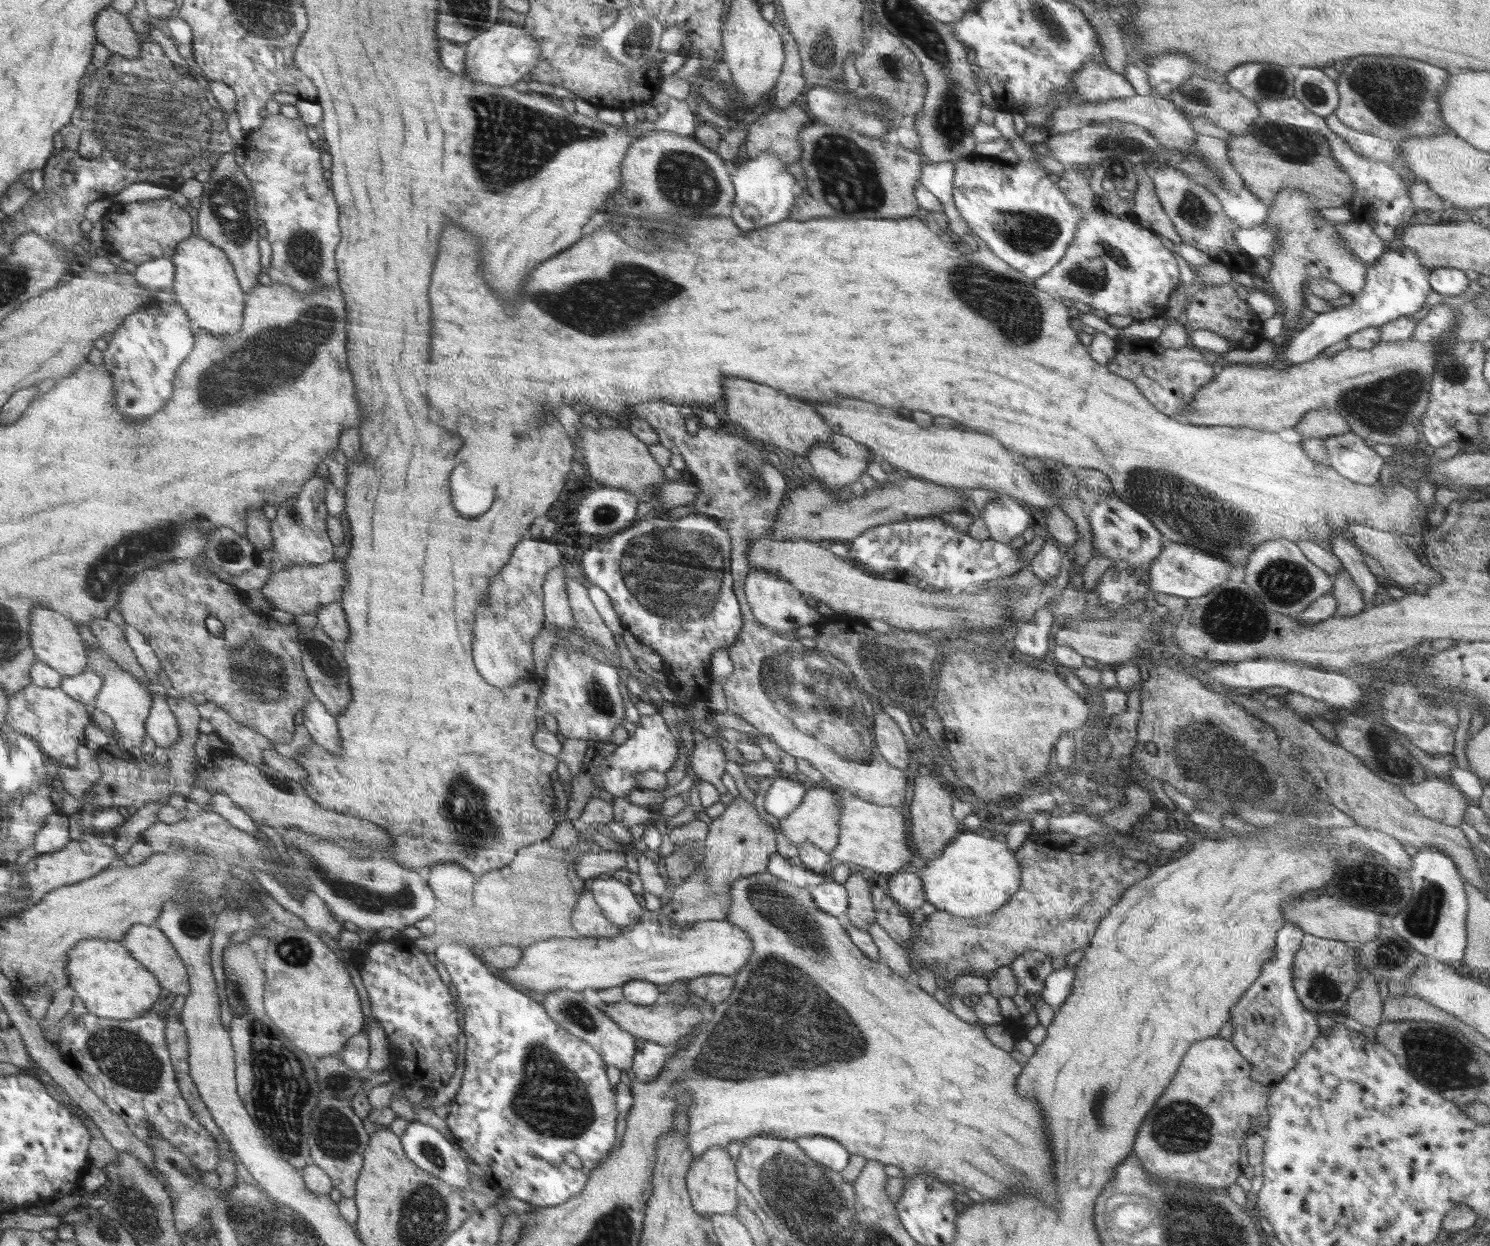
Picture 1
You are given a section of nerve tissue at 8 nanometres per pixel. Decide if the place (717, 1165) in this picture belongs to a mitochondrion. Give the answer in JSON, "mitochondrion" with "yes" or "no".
{"mitochondrion":"no"}

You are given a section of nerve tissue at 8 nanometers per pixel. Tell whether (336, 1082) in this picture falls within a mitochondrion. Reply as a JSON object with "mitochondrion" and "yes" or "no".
{"mitochondrion":"yes"}

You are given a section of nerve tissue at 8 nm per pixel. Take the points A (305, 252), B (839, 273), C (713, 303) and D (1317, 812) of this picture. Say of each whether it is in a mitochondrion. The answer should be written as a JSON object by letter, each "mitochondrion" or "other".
{"A":"mitochondrion","B":"other","C":"other","D":"other"}

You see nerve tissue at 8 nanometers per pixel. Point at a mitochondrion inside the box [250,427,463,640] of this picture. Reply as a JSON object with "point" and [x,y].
{"point":[295,516]}

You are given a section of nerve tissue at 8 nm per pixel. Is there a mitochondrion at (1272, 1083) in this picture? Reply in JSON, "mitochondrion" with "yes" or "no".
{"mitochondrion":"no"}

